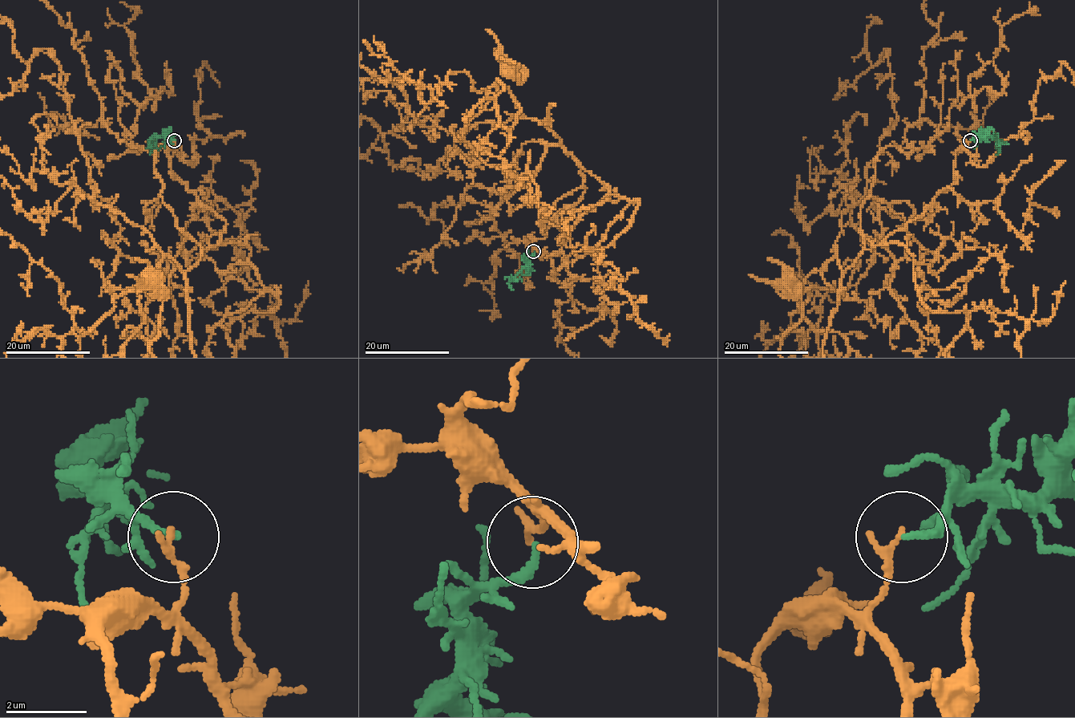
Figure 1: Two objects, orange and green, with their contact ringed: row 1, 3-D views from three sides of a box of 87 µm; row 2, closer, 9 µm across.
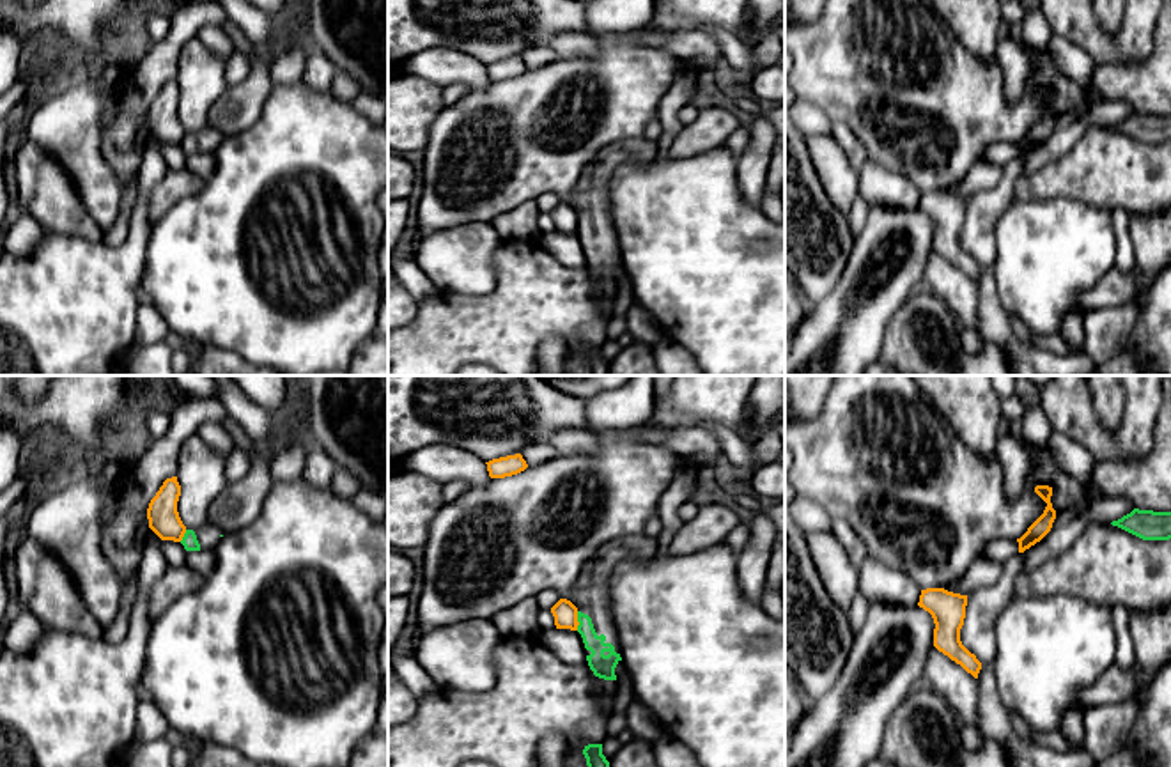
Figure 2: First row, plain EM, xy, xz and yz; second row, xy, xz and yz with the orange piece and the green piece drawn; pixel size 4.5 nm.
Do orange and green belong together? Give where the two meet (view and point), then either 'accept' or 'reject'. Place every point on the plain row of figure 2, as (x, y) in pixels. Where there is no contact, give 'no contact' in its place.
meets orange in xz at (576, 224); reject

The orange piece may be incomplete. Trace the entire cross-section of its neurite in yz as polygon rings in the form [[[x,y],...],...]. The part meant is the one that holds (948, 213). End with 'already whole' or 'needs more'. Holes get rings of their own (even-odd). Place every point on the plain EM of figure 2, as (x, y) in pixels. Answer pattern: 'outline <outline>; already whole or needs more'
outline [[[927,191],[921,193],[918,209],[934,221],[934,250],[978,282],[981,266],[960,244],[967,198],[953,197],[944,191]]]; already whole

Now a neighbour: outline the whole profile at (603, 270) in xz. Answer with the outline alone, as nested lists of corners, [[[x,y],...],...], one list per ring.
[[[645,136],[615,142],[585,167],[572,193],[572,207],[578,211],[578,236],[585,246],[588,269],[599,282],[617,283],[615,271],[622,264],[613,223],[613,175],[632,159],[643,163],[655,156],[655,147]]]

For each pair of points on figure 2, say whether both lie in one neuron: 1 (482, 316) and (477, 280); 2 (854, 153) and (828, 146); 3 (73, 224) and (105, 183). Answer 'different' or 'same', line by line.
1: different
2: different
3: different

